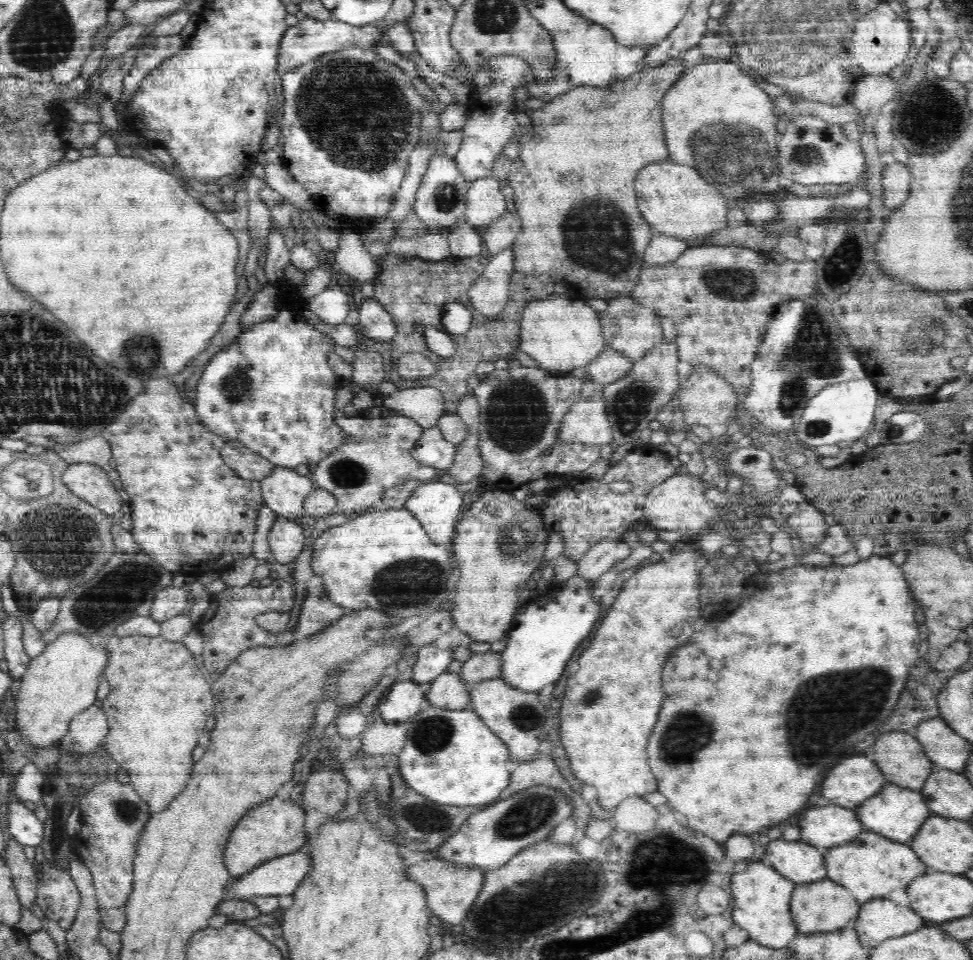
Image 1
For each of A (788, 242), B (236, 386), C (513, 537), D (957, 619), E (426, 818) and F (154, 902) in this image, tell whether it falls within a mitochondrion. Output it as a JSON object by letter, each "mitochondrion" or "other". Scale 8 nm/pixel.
{"A":"other","B":"mitochondrion","C":"mitochondrion","D":"other","E":"mitochondrion","F":"other"}

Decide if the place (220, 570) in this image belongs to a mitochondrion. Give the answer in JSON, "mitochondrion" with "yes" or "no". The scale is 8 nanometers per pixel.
{"mitochondrion":"no"}

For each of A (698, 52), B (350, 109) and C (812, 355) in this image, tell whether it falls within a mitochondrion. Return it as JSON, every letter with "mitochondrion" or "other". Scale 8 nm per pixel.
{"A":"other","B":"mitochondrion","C":"mitochondrion"}

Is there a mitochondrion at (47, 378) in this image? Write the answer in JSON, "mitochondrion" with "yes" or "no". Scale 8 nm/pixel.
{"mitochondrion":"yes"}

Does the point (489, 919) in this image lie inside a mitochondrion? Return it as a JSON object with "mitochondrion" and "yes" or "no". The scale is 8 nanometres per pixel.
{"mitochondrion":"yes"}

